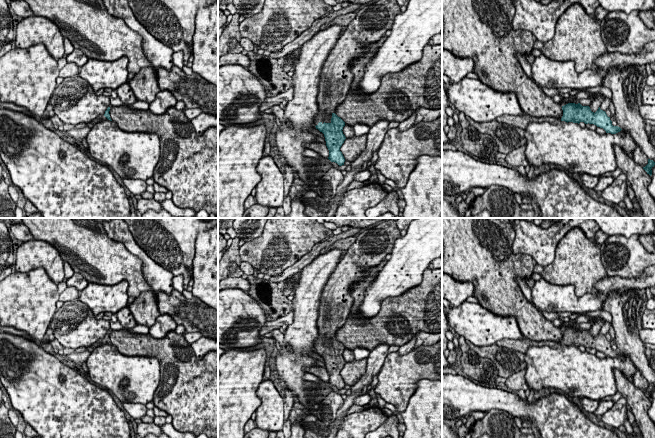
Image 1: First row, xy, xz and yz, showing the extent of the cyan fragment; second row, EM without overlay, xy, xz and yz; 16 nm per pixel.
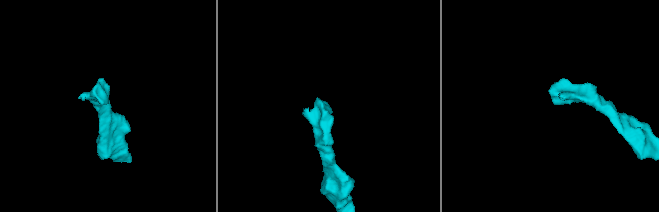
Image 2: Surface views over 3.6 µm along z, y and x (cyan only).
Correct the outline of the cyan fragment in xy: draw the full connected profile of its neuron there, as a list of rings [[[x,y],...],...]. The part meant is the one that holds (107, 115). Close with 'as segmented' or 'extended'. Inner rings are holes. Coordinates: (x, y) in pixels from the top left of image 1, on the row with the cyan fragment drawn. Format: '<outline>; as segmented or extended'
[[[110,107],[107,108],[107,110],[105,111],[105,114],[103,116],[99,116],[97,118],[95,118],[93,121],[87,123],[86,126],[89,127],[89,128],[92,128],[96,123],[108,119],[108,120],[110,120],[112,122],[112,125],[114,127],[116,127],[117,124],[114,121],[111,120],[109,111],[110,111]]]; extended

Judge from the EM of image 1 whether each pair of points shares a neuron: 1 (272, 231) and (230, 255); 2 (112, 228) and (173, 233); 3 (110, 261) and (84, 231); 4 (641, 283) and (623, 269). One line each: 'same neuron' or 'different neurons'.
1: different neurons
2: different neurons
3: same neuron
4: different neurons

